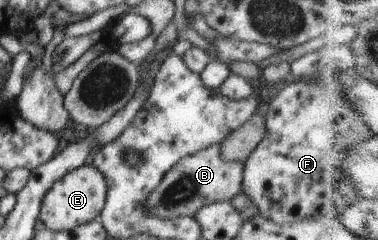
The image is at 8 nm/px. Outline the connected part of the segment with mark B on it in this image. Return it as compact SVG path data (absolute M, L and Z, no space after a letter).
M212 144L175 164L164 175L154 192L148 194L144 208L148 208L148 214L156 218L194 217L205 204L230 201L243 192L243 166L242 160L224 160L221 144Z

